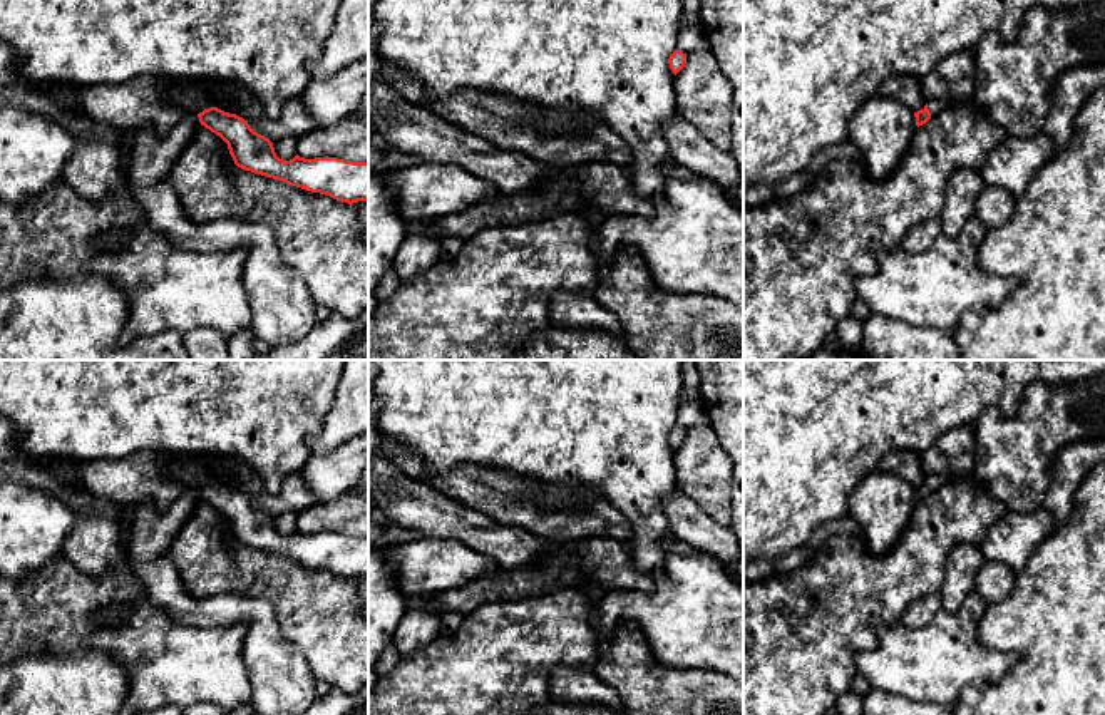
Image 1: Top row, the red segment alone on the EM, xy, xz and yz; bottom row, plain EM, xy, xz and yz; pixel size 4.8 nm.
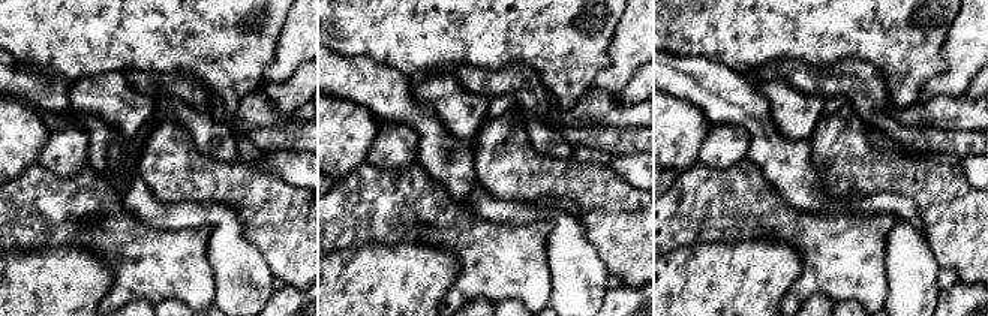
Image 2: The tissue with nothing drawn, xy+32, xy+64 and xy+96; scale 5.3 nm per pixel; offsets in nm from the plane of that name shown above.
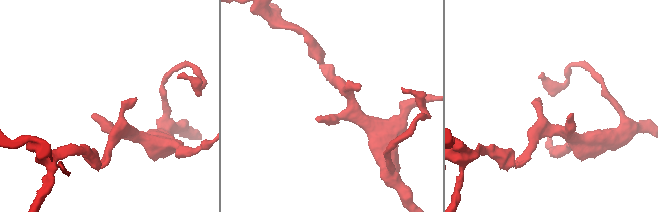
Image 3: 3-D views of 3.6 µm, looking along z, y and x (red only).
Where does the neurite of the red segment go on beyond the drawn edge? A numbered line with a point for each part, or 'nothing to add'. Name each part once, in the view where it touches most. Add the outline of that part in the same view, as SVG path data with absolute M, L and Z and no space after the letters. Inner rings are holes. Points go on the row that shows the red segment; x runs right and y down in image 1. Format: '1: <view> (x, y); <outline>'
1: yz (935, 108); M933 100L928 104L928 109L931 112L931 117L938 116L941 111L954 107L959 102L954 100Z

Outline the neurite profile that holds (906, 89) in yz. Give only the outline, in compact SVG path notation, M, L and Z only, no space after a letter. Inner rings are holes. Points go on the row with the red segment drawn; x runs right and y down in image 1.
M892 75L886 79L879 85L877 95L899 100L912 112L917 112L926 105L921 80L909 75Z

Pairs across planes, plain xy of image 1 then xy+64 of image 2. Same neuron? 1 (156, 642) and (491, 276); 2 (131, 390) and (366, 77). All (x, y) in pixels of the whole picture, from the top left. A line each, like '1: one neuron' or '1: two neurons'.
1: one neuron
2: two neurons

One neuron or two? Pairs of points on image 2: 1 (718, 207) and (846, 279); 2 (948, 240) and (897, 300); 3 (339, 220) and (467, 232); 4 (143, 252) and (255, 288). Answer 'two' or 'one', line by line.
1: one
2: two
3: one
4: two

